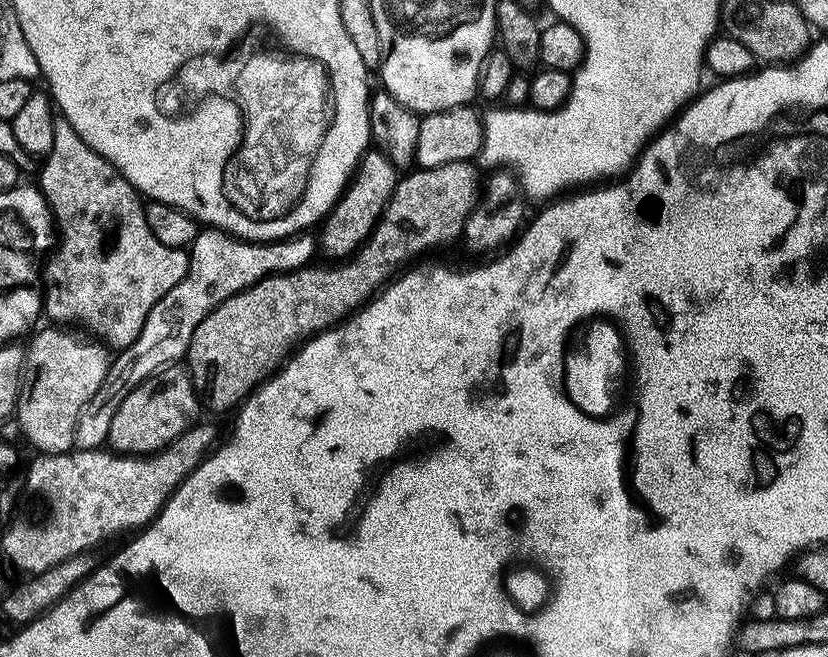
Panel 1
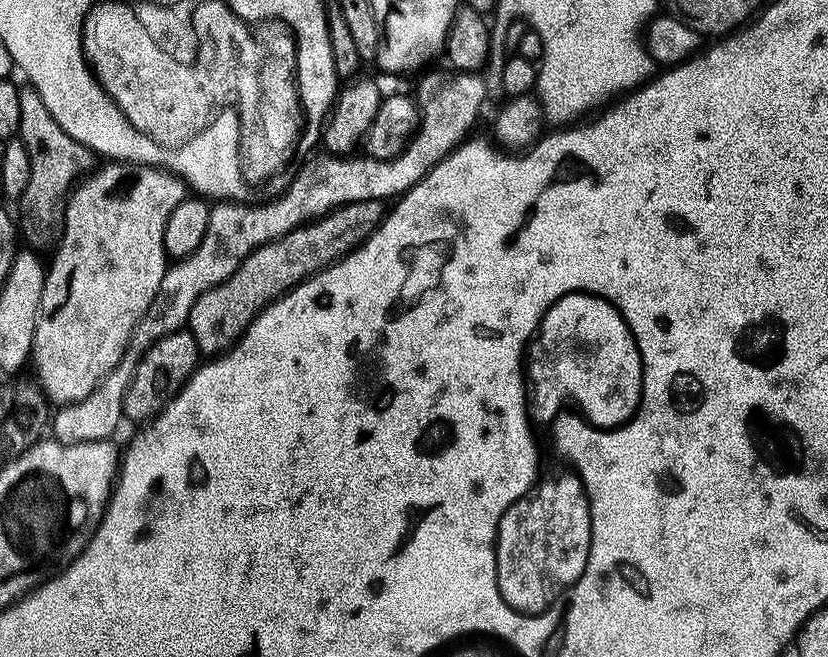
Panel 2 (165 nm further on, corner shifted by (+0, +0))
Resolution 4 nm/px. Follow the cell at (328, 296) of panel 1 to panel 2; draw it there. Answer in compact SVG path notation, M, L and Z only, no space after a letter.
M379 200L358 202L339 208L329 216L314 220L252 252L250 258L242 262L239 270L226 283L202 294L202 298L194 302L187 331L198 342L201 353L205 357L216 358L235 349L256 319L263 312L269 311L279 296L287 292L288 295L295 293L299 284L305 284L311 276L320 275L362 247L379 230L385 215L385 205Z

